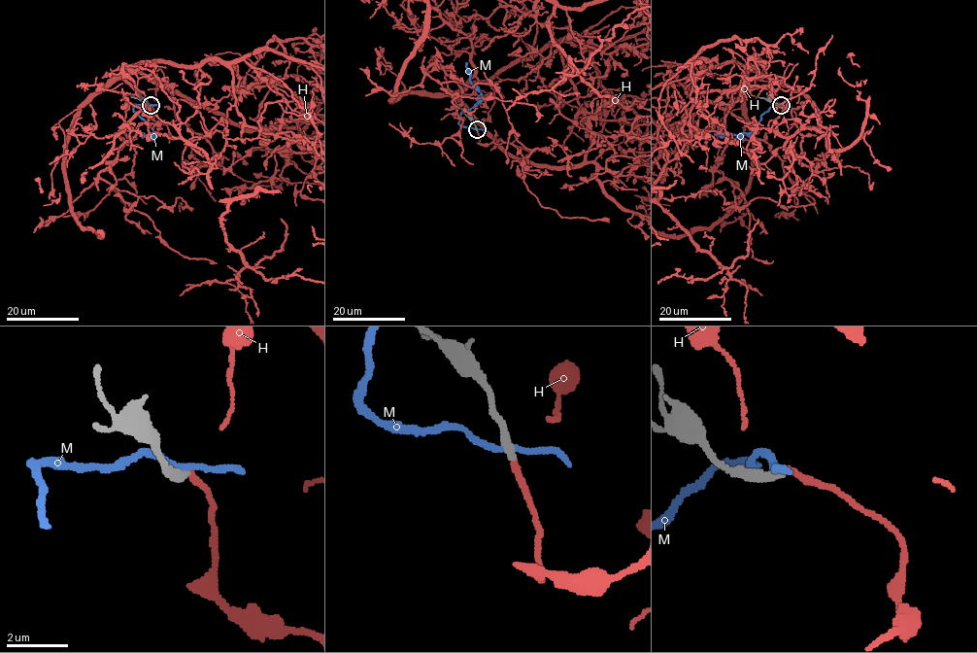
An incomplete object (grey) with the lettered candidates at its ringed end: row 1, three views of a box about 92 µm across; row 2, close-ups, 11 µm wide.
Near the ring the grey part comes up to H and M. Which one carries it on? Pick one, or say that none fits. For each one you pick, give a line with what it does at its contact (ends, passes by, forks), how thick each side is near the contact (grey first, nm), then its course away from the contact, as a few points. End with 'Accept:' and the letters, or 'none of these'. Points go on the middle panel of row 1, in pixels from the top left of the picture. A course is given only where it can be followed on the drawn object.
H: it ends | 320/220 nm
Accept: H

